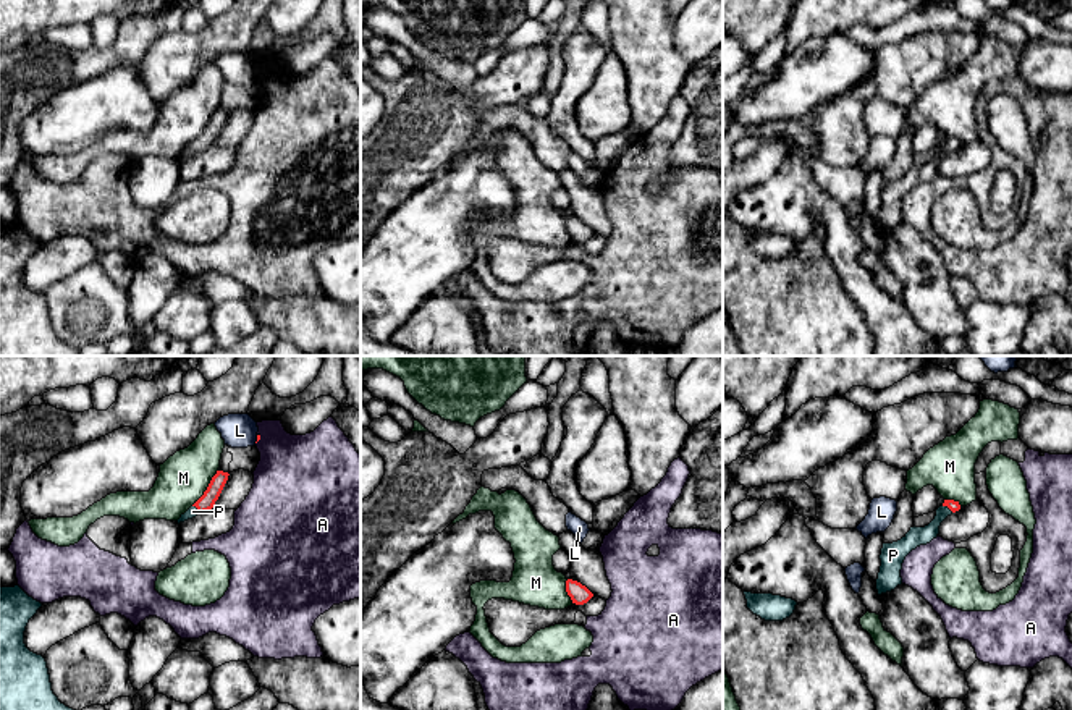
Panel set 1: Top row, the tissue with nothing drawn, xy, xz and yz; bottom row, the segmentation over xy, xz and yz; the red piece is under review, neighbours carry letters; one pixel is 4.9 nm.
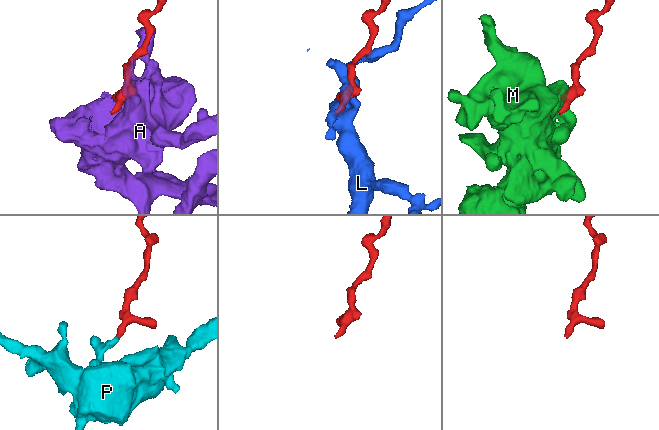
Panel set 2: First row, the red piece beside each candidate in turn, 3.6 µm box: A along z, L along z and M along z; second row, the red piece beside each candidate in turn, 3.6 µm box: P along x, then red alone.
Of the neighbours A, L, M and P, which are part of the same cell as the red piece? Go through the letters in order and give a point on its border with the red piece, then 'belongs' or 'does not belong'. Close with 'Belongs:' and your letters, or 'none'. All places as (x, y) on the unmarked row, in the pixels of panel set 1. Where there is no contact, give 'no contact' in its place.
A: xy (259, 76) | does not belong
L: xy (257, 76) | does not belong
M: xy (207, 125) | does not belong
P: xy (196, 144) | belongs
Belongs: P

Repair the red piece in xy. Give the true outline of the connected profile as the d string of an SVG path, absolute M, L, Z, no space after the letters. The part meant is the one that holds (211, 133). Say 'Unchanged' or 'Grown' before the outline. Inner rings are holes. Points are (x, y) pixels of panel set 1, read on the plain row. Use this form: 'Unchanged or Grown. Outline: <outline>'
Grown. Outline: M217 108L204 133L184 152L181 152L178 162L196 155L199 150L212 147L228 118L228 113L228 110Z

